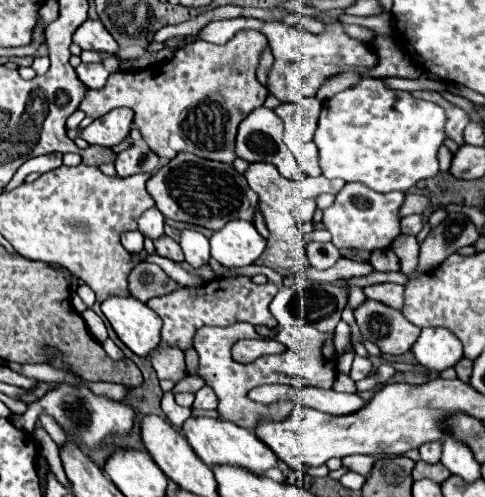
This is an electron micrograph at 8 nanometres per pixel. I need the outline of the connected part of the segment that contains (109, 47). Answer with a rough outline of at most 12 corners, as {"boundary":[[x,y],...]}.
{"boundary":[[87,20],[73,34],[83,50],[119,54],[101,20]]}

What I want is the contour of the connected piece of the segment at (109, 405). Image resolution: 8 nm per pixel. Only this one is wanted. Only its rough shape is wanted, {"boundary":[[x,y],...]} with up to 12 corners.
{"boundary":[[59,384],[9,416],[19,430],[41,412],[67,438],[97,448],[111,434],[129,434],[133,408]]}

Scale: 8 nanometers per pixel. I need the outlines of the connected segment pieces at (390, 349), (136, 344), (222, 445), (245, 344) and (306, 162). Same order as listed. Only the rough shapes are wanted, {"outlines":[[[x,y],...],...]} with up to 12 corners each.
{"outlines":[[[375,300],[355,310],[363,338],[405,354],[421,328]],[[133,296],[101,304],[119,340],[147,358],[161,342],[161,318]],[[191,416],[181,426],[207,464],[263,474],[279,460],[233,422]],[[243,340],[231,356],[249,364],[263,354],[285,350],[275,340]],[[313,142],[297,156],[299,166],[309,176],[319,176],[319,154]]]}

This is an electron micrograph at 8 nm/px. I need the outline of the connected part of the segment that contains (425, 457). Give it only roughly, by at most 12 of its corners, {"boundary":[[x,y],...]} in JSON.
{"boundary":[[443,440],[427,442],[419,448],[421,460],[437,464]]}

